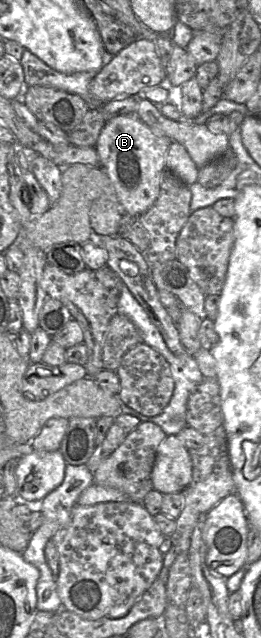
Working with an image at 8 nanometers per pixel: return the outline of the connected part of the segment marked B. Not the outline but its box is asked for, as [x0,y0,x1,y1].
[95,114,173,215]

